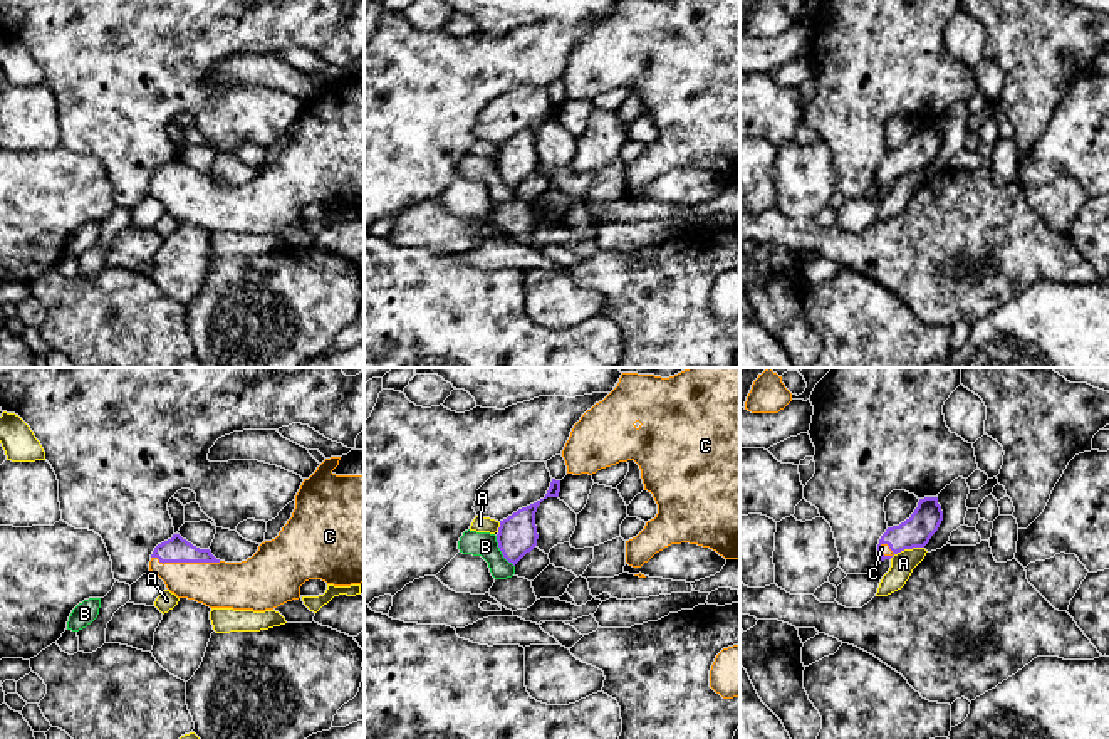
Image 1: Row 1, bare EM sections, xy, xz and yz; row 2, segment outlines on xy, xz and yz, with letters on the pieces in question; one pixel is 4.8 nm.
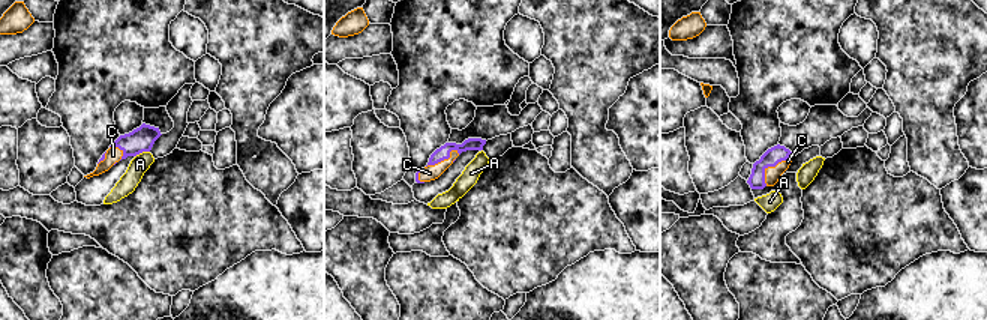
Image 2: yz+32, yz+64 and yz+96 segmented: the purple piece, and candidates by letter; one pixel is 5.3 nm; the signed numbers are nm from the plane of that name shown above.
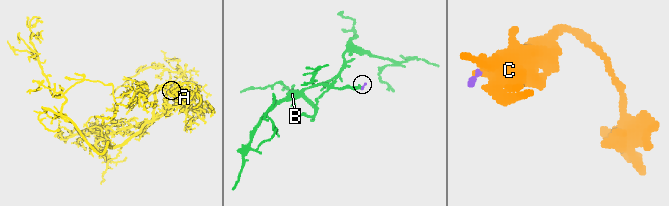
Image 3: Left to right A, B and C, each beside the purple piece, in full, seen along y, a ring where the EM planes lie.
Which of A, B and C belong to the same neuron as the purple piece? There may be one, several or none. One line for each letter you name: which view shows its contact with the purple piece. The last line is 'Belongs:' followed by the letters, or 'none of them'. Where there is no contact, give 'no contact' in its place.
C: meets purple in xy
Belongs: C

